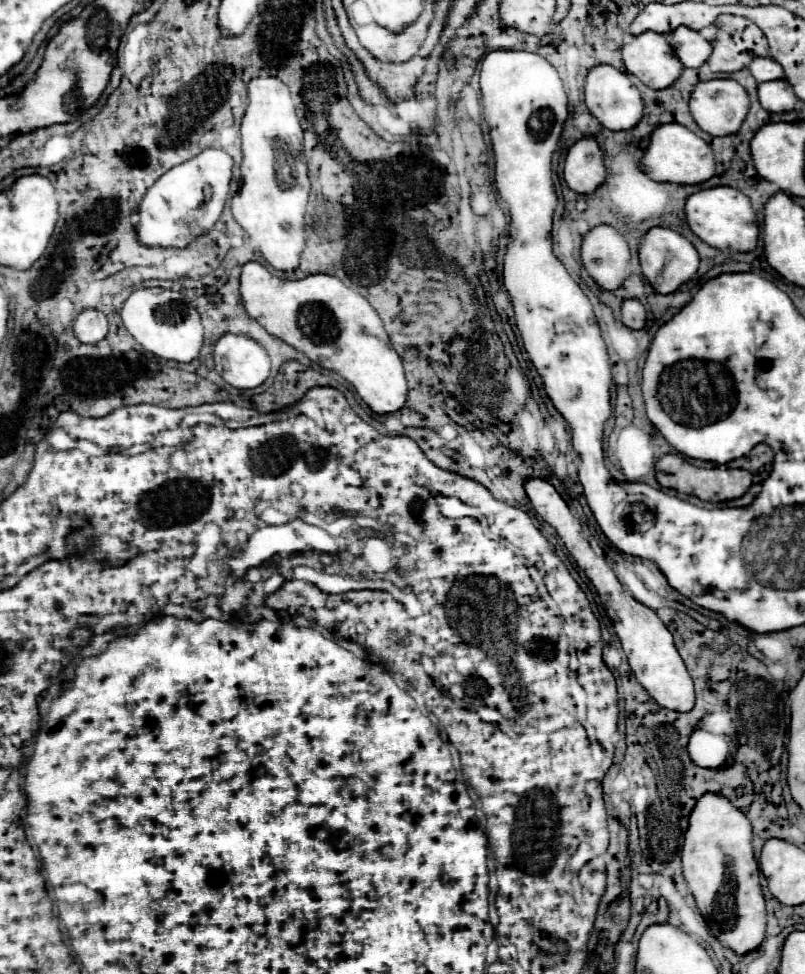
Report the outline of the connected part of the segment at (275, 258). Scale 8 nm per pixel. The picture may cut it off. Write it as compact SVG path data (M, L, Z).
M253 77L247 85L249 101L247 111L241 121L241 151L243 161L239 165L241 169L241 181L239 191L231 199L231 213L235 221L255 237L255 247L263 249L263 257L279 271L293 271L299 265L301 251L305 247L305 205L309 195L309 179L307 179L307 165L301 159L303 149L303 129L295 115L295 105L291 101L287 85L277 77Z

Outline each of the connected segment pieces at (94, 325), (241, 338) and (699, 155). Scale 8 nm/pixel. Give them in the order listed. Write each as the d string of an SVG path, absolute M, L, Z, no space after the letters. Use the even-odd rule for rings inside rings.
M85 309L77 315L73 323L73 331L81 343L97 343L107 335L109 323L105 313L97 309Z
M223 335L213 351L217 373L237 389L259 387L271 369L263 345L245 335Z
M667 123L653 131L649 147L641 159L641 169L653 181L669 181L679 185L697 185L715 175L715 159L711 147L693 131L679 123Z

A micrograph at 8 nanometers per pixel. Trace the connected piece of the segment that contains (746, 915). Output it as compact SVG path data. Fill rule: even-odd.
M721 793L701 795L697 799L697 805L693 807L693 813L689 815L689 829L685 831L681 861L683 861L683 877L711 933L735 953L755 951L765 937L765 899L759 885L759 867L753 857L753 827L749 825L745 813L741 813Z

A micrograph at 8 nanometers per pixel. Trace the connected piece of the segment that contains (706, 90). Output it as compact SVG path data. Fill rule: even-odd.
M713 79L713 81L703 81L695 87L689 107L691 107L693 119L705 133L715 135L715 137L725 137L725 135L733 135L739 131L749 111L749 95L735 79Z

